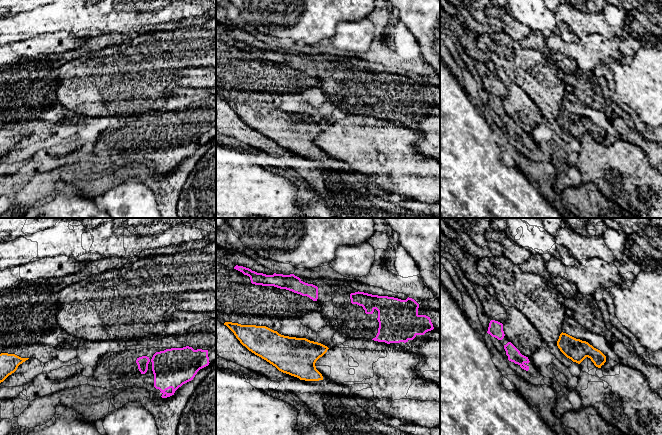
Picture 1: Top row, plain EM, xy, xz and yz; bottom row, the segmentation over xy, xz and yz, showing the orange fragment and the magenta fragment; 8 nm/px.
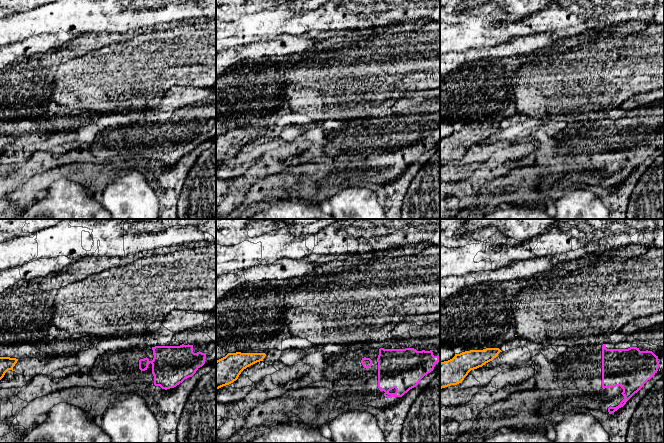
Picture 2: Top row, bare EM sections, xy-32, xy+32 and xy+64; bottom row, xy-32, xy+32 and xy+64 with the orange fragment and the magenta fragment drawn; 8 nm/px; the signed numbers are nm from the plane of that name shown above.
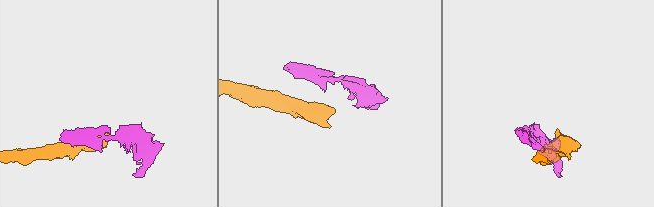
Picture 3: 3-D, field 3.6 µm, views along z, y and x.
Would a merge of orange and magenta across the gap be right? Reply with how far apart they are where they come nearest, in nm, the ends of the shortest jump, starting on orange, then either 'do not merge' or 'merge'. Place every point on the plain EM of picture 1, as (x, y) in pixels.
260 nm apart; from orange across yz (557, 121), (528, 135); do not merge

